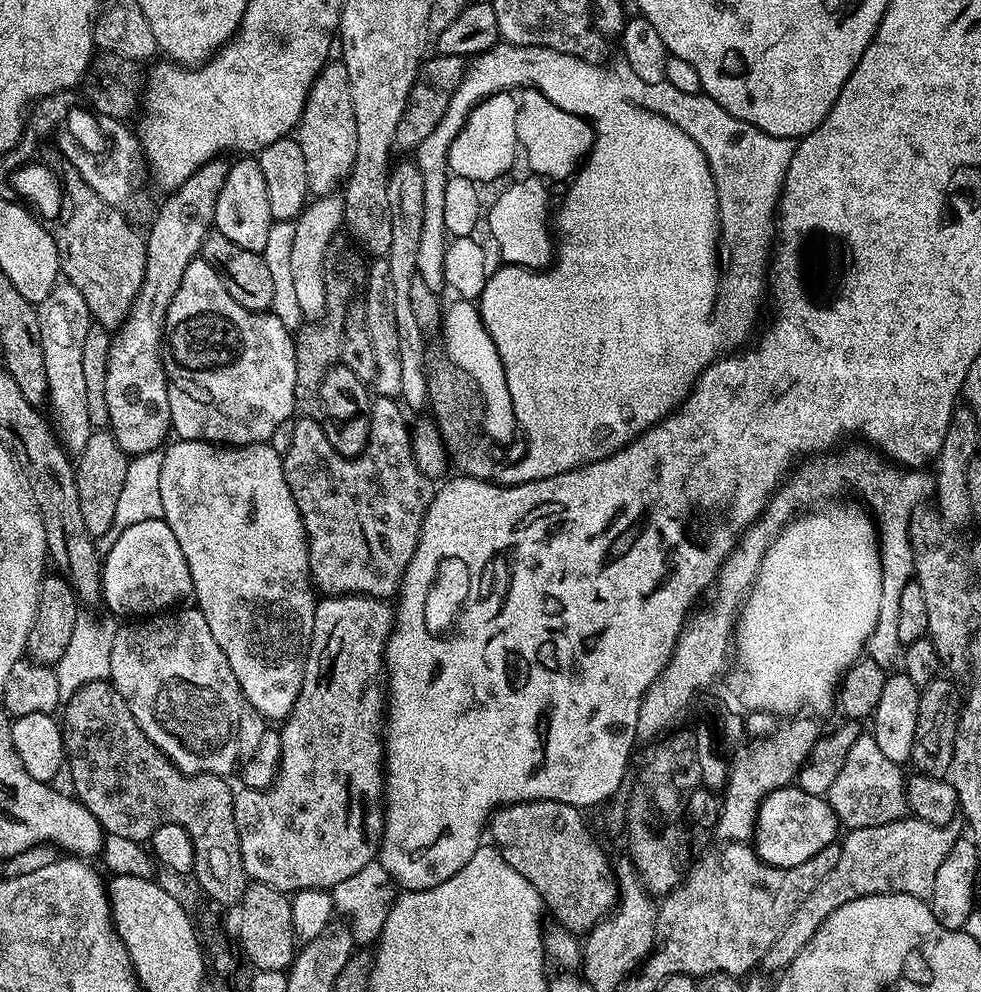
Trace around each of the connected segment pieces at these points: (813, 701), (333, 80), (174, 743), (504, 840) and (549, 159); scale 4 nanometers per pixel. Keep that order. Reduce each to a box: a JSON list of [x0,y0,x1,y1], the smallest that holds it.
[[726,504,882,714],[298,62,358,197],[110,607,246,778],[488,799,619,936],[516,88,595,181]]

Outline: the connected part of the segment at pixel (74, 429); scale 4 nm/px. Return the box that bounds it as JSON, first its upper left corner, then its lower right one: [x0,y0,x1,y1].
[38,283,93,454]

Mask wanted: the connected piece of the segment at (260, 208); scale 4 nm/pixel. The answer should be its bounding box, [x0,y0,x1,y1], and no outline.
[215,158,274,254]

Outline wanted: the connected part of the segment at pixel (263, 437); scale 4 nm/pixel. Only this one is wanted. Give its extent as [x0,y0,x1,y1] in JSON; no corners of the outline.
[162,258,296,446]

